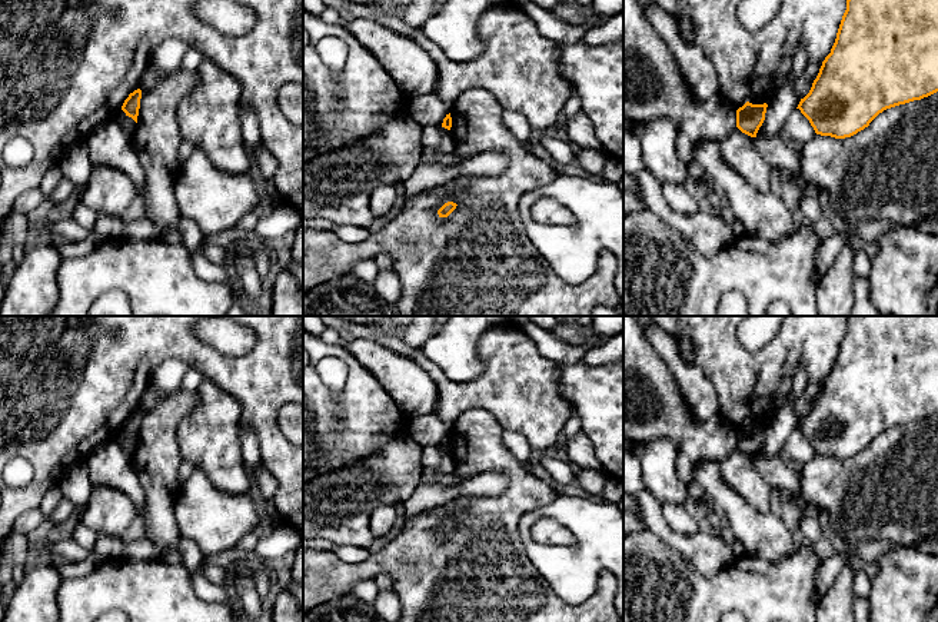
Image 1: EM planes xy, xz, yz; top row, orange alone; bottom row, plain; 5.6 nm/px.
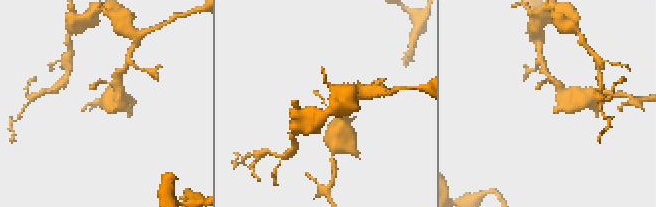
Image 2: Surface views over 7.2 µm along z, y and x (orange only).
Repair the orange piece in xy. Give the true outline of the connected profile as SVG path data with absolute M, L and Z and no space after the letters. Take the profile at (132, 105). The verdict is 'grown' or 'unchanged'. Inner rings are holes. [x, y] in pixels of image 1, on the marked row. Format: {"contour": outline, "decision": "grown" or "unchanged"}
{"contour": "M137 89L129 94L124 100L122 110L126 116L132 117L137 123L139 109L140 109L142 90Z", "decision": "unchanged"}

